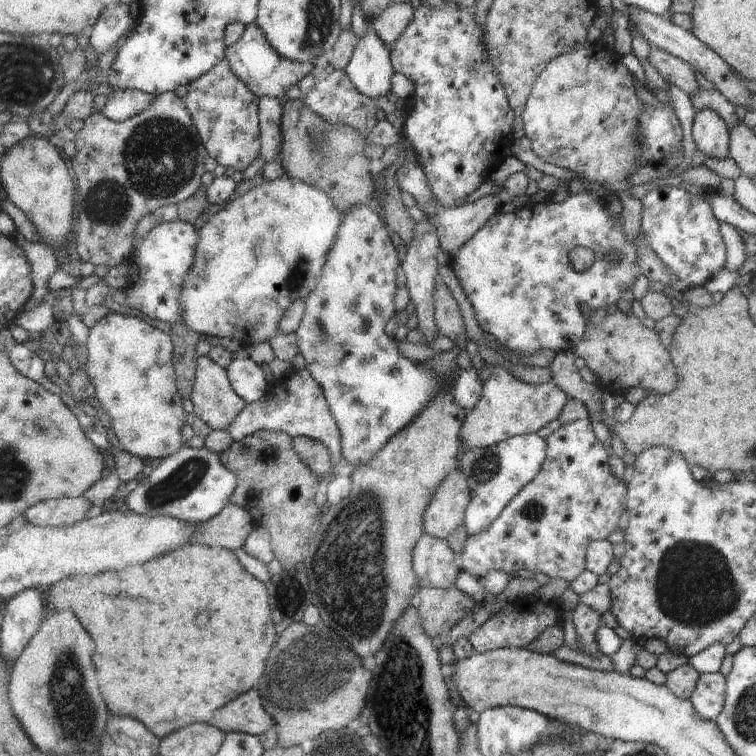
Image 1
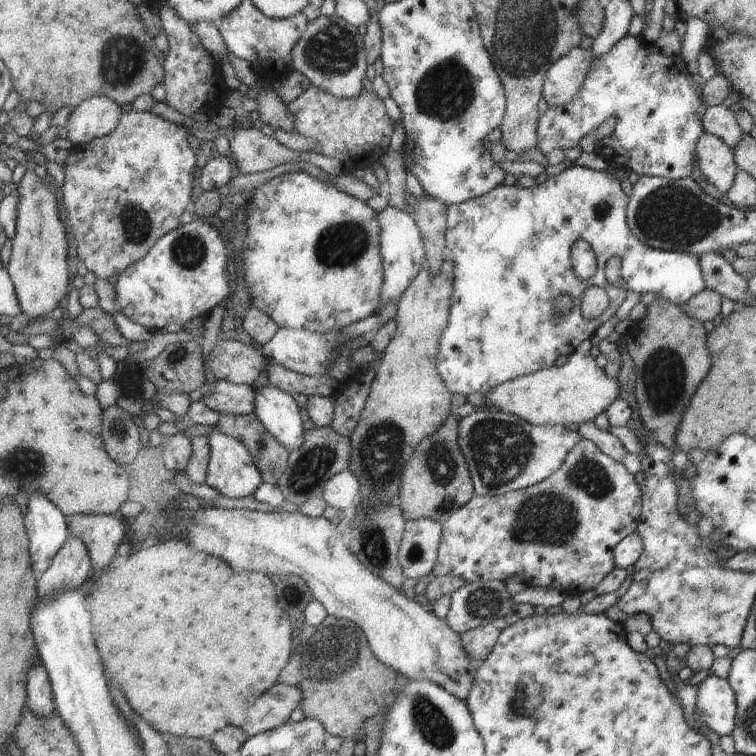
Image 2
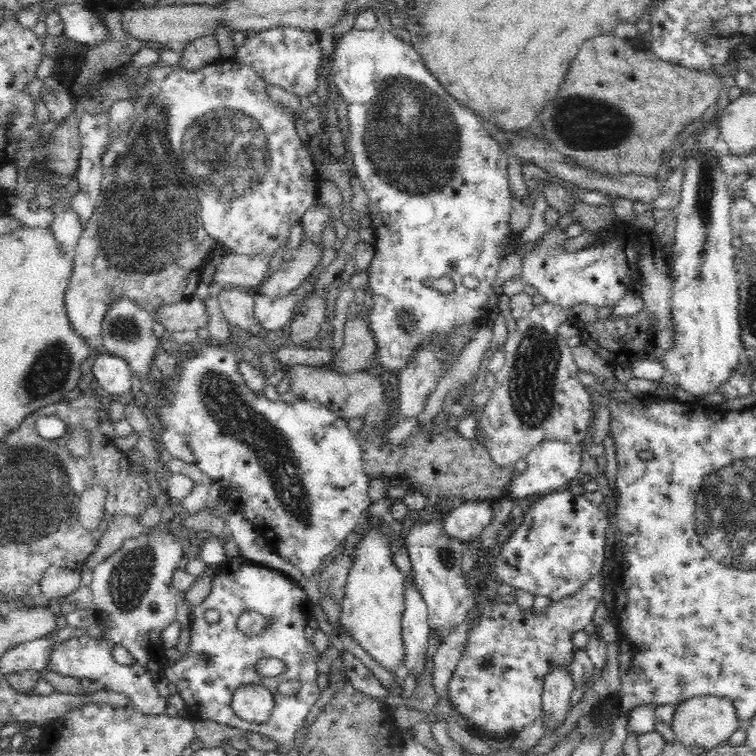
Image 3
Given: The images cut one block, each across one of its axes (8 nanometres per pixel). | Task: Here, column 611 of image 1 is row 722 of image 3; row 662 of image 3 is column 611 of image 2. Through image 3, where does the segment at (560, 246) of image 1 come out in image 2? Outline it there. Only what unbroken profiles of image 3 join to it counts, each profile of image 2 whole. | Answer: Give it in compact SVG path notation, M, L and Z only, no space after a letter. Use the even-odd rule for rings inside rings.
M571 164L569 168L564 169L562 172L559 172L559 174L547 178L539 185L534 184L533 187L528 189L520 188L517 184L510 186L497 185L489 192L486 192L484 195L478 196L473 200L458 205L448 205L448 229L446 240L449 249L447 257L449 260L454 262L454 294L450 312L450 323L441 339L440 351L438 354L438 371L452 394L467 395L473 394L473 392L481 392L481 394L485 394L485 392L490 390L491 386L498 386L499 383L505 383L515 377L531 374L532 372L544 368L549 368L553 365L555 360L559 358L559 356L566 356L568 358L570 353L575 350L579 343L590 340L595 330L615 314L615 311L624 300L624 289L637 292L640 296L646 292L651 292L651 294L657 294L657 296L661 296L677 306L681 306L694 294L705 290L704 278L701 276L696 257L684 252L654 249L653 247L641 244L639 240L633 236L633 233L625 224L627 203L628 198L623 191L621 191L619 183L614 177L611 177L607 171L593 171L586 167ZM576 240L584 240L588 245L590 245L596 257L596 270L593 273L593 276L590 276L588 279L577 278L570 265L570 248ZM611 256L617 256L617 258L621 259L620 276L625 284L624 289L611 286L605 281L603 267L605 262L607 262ZM593 285L602 288L606 292L608 305L605 312L600 314L596 319L585 320L580 315L579 296L584 288ZM560 297L569 297L571 299L571 309L566 313L560 314L556 309L556 304Z

